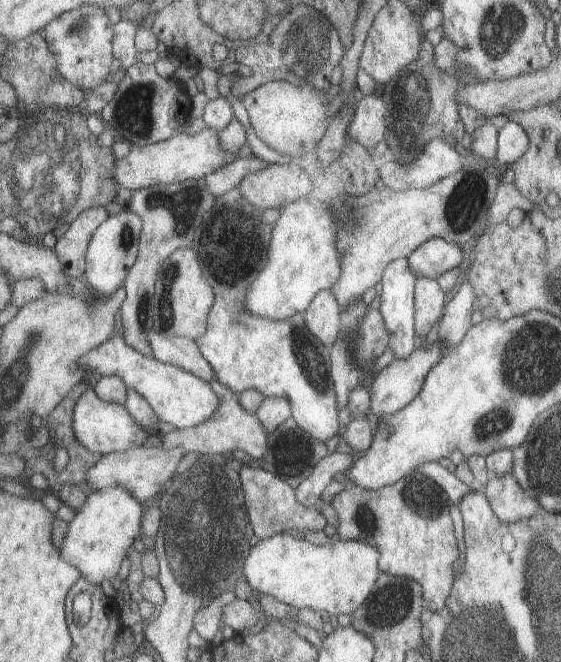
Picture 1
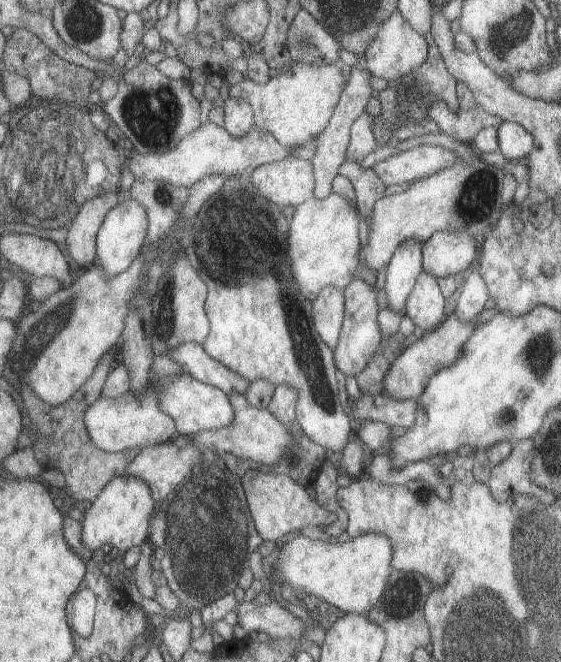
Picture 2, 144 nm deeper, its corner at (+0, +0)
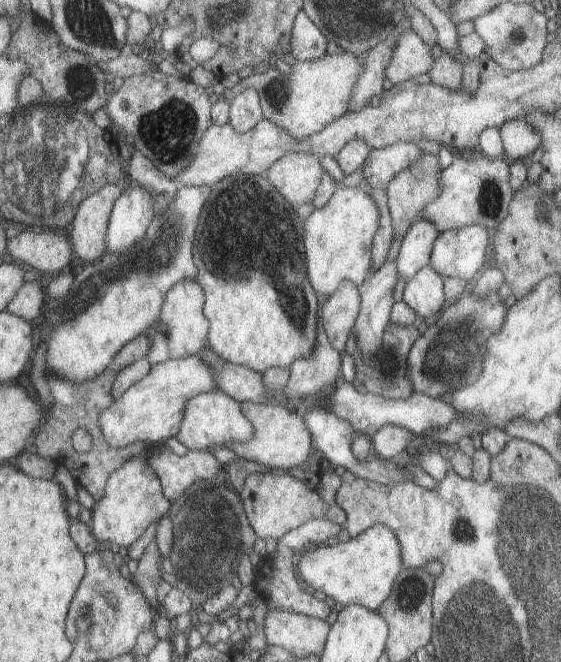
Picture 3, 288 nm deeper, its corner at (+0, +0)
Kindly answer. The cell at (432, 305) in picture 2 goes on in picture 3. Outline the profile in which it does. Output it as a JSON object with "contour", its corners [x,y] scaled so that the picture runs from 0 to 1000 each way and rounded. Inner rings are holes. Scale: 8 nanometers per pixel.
{"contour":[[[758,402],[729,426],[722,426],[715,450],[747,477],[768,486],[768,480],[779,477],[779,471],[786,471],[786,465],[793,465],[797,459],[790,423],[793,420],[775,411],[775,405]]]}

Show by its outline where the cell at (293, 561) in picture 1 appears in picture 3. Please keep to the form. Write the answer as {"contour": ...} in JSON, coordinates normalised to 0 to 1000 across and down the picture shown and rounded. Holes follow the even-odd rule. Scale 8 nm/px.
{"contour":[[[668,792],[622,819],[604,819],[601,825],[558,825],[540,837],[544,879],[611,915],[647,912],[665,924],[676,921],[679,912],[701,897],[708,870],[718,864],[718,858],[722,846],[715,840],[715,819],[708,807],[686,792]]]}

